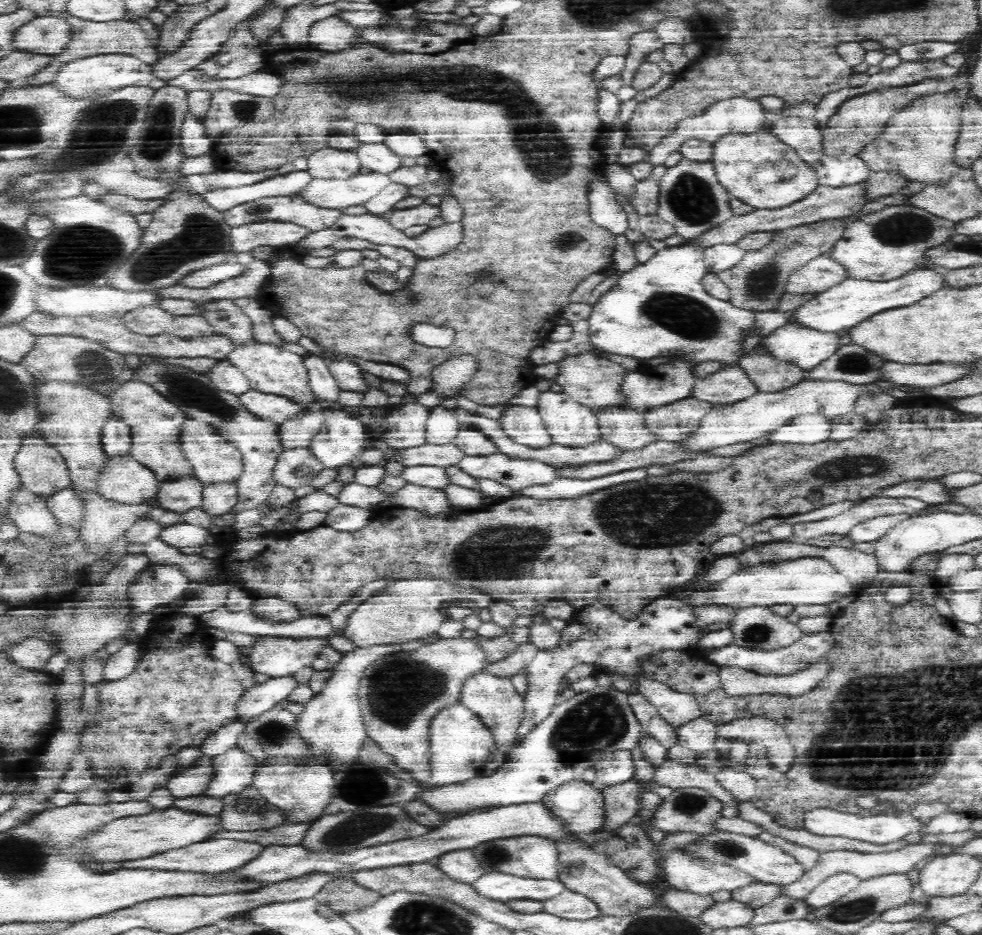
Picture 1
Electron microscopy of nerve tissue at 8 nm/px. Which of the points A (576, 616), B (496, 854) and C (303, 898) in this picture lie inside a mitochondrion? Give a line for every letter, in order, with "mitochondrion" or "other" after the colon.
A: other
B: mitochondrion
C: other

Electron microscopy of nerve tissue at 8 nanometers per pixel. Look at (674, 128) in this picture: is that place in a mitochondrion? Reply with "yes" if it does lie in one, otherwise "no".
no

